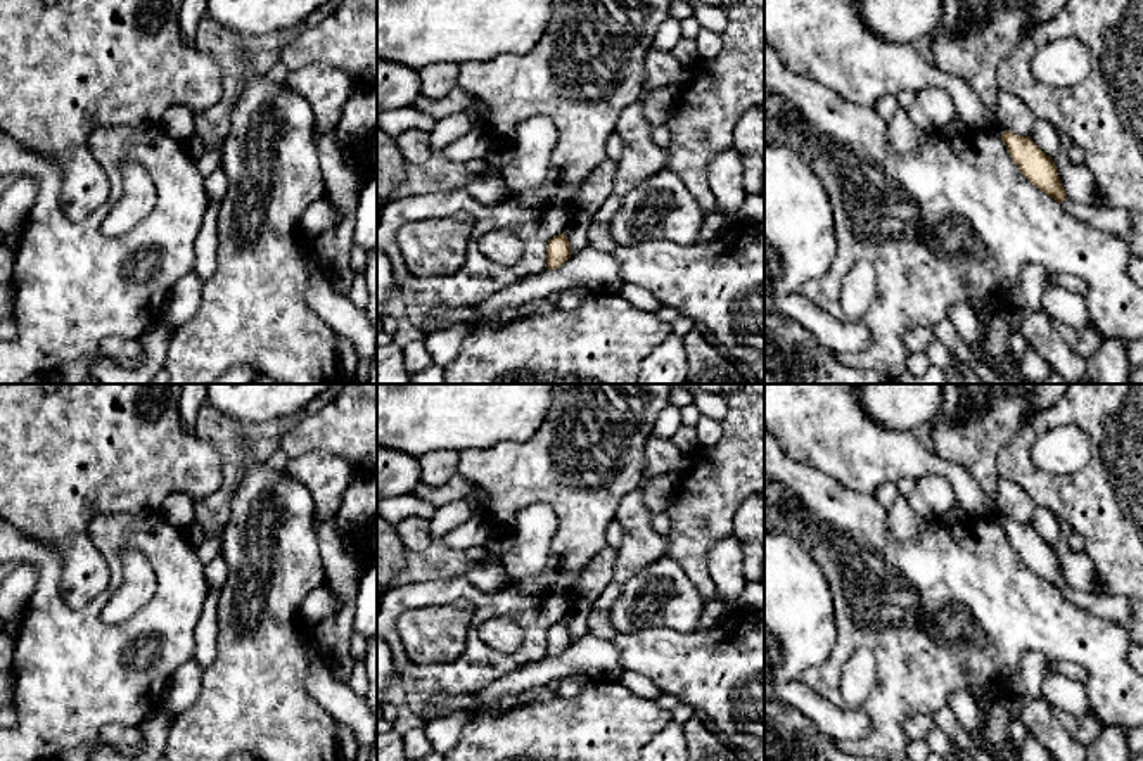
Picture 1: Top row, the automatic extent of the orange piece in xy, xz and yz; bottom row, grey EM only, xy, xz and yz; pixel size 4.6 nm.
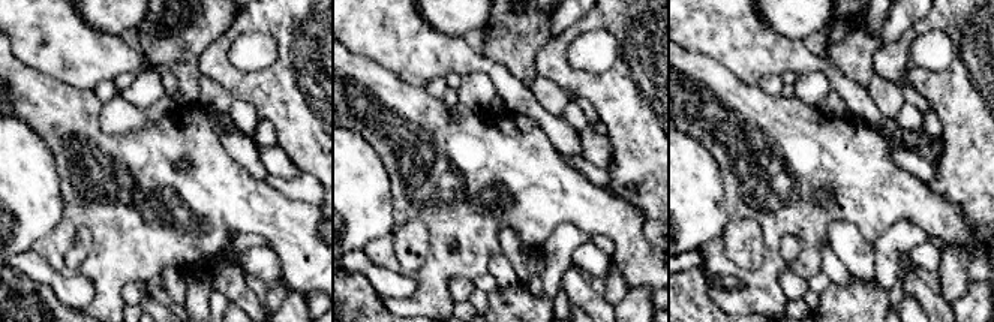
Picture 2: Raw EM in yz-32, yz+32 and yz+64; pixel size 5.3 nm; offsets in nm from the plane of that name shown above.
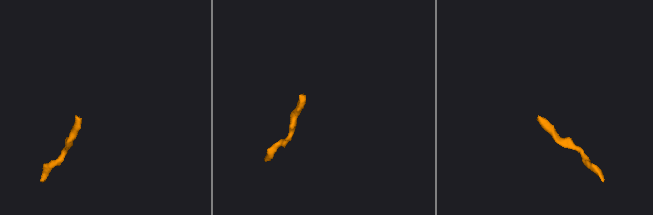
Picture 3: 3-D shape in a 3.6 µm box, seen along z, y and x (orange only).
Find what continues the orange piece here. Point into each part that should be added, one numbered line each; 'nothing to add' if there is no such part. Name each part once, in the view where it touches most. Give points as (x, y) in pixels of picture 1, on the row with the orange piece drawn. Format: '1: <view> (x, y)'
1: yz (827, 40)

